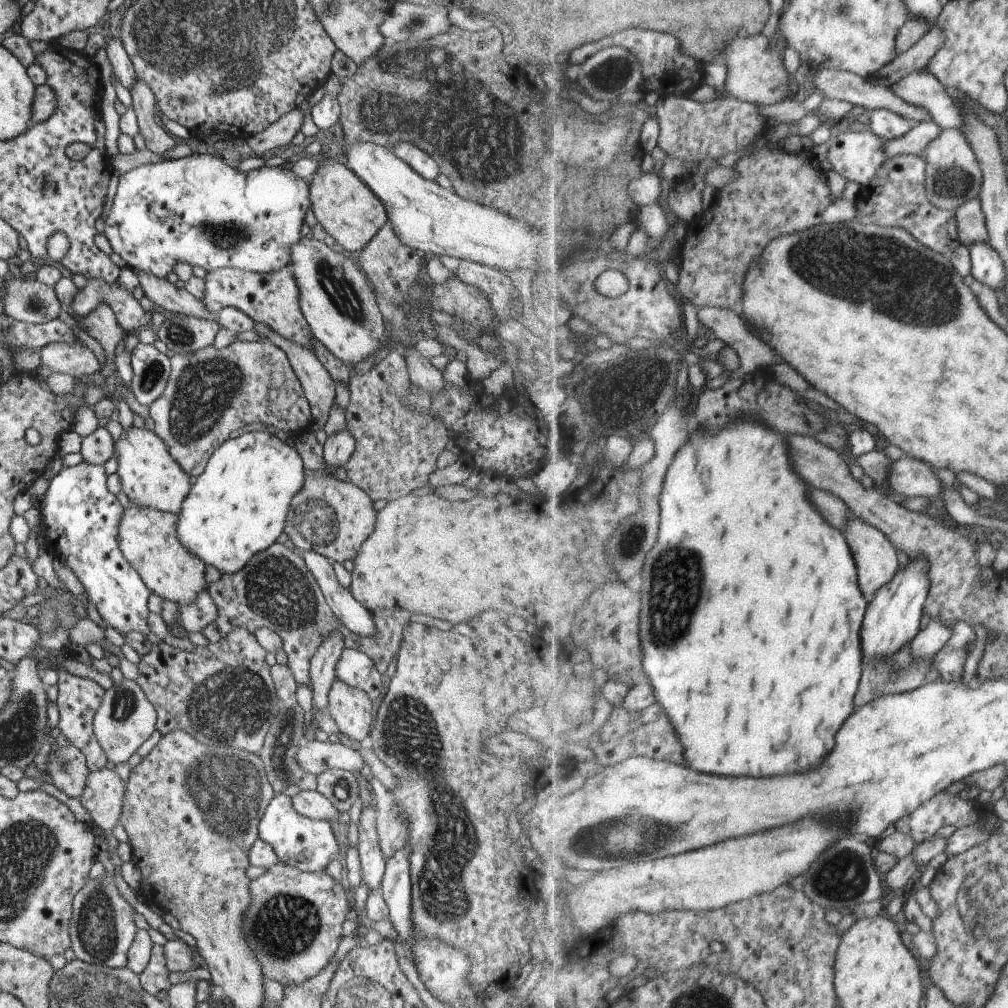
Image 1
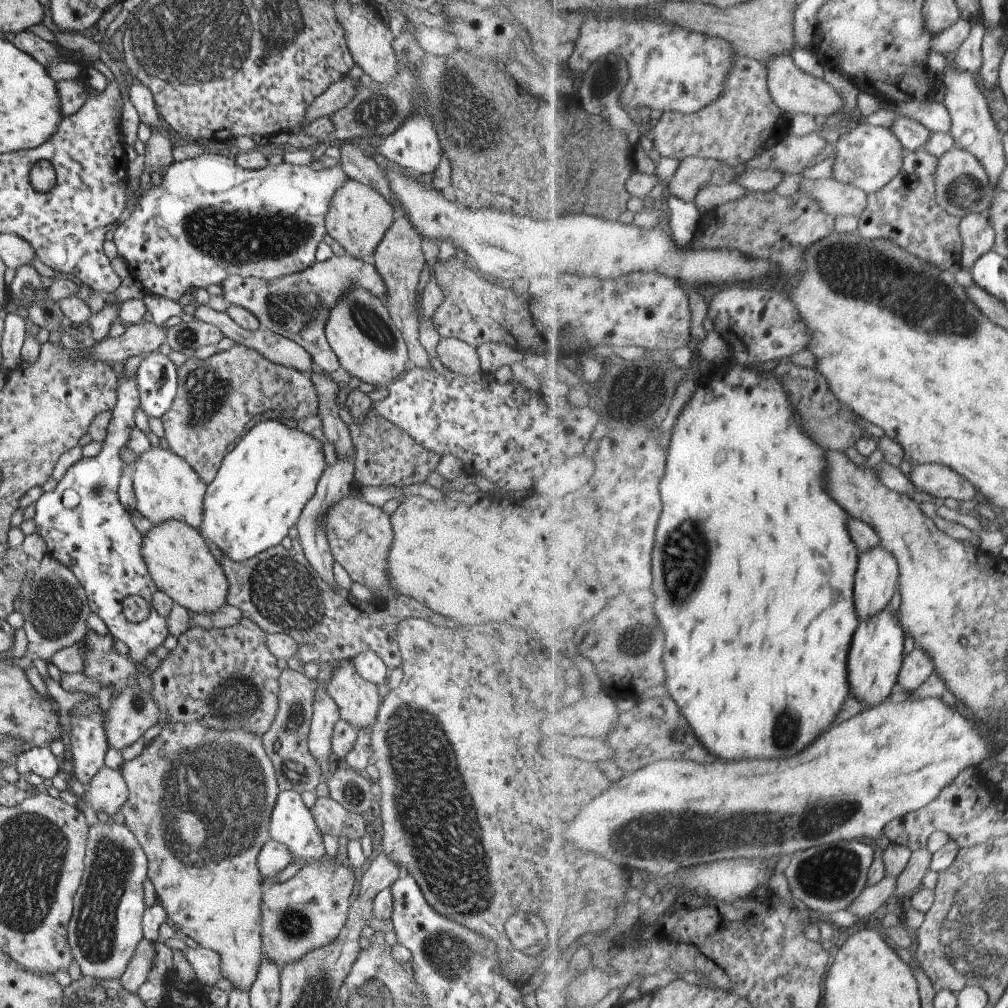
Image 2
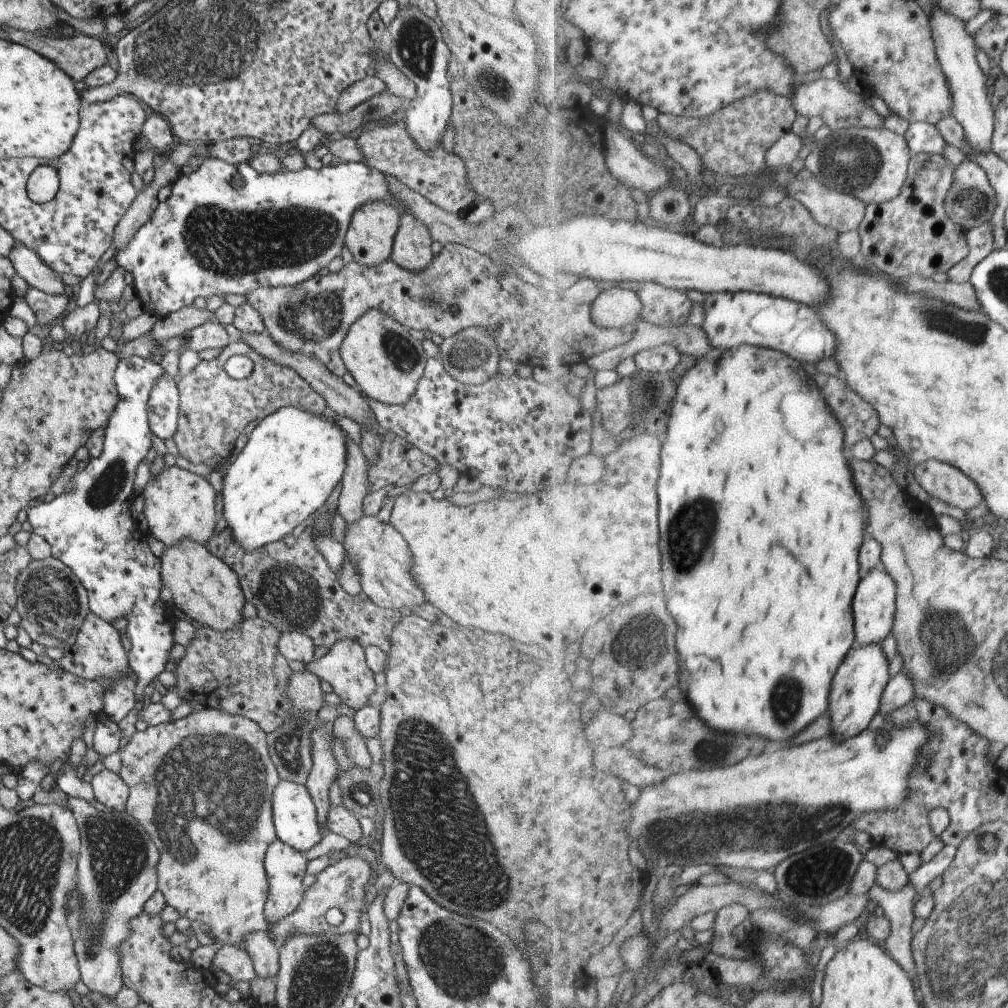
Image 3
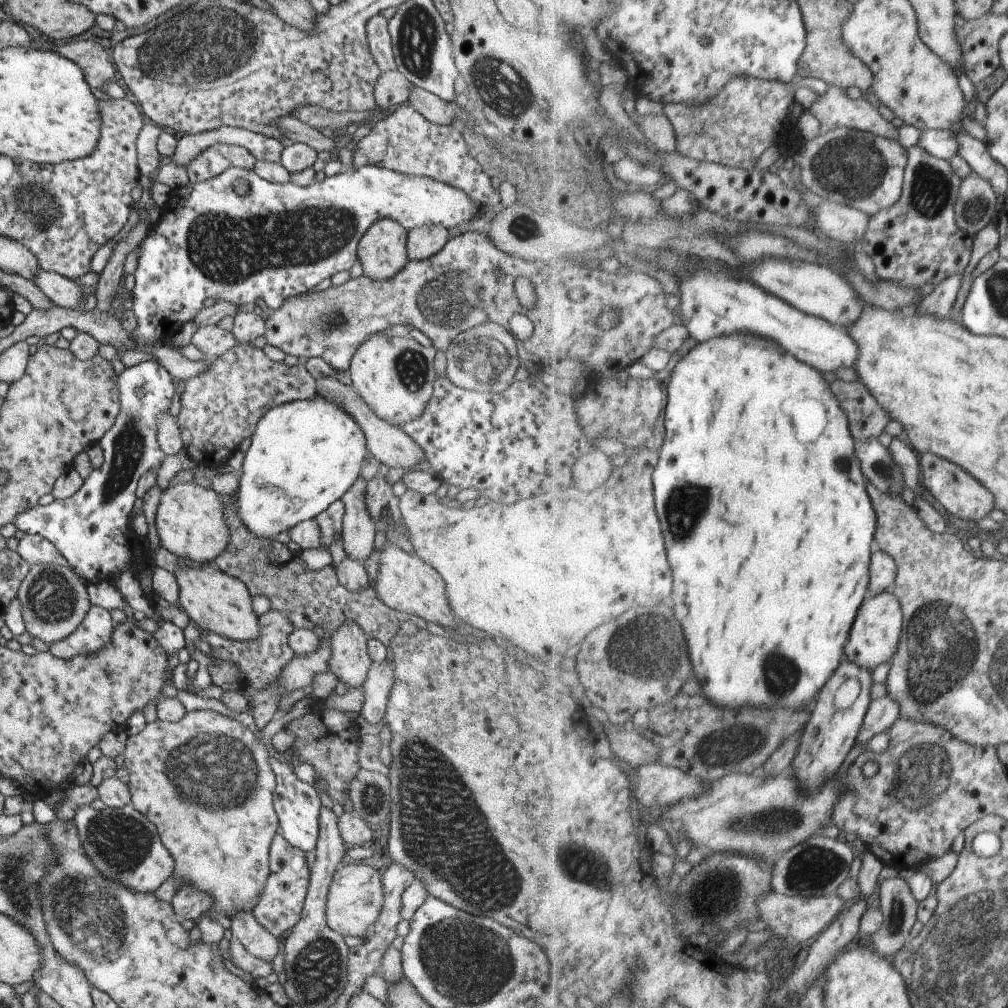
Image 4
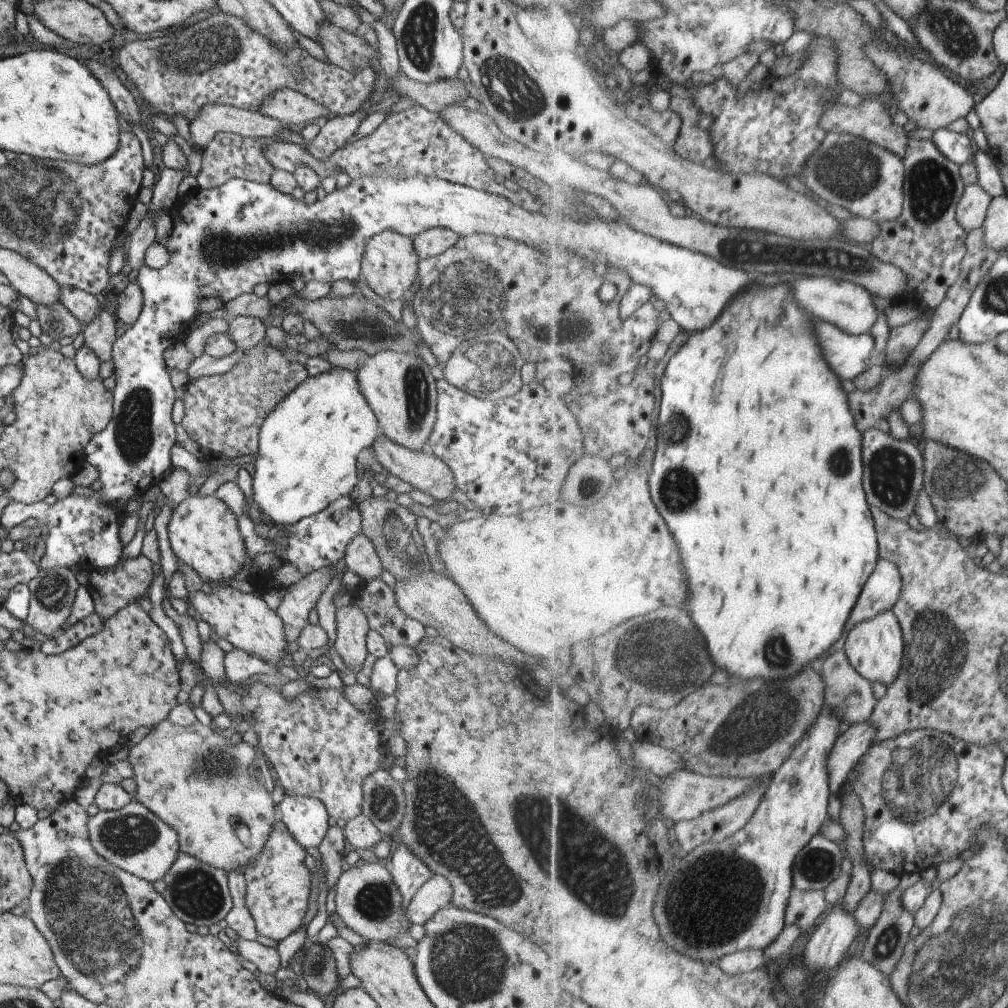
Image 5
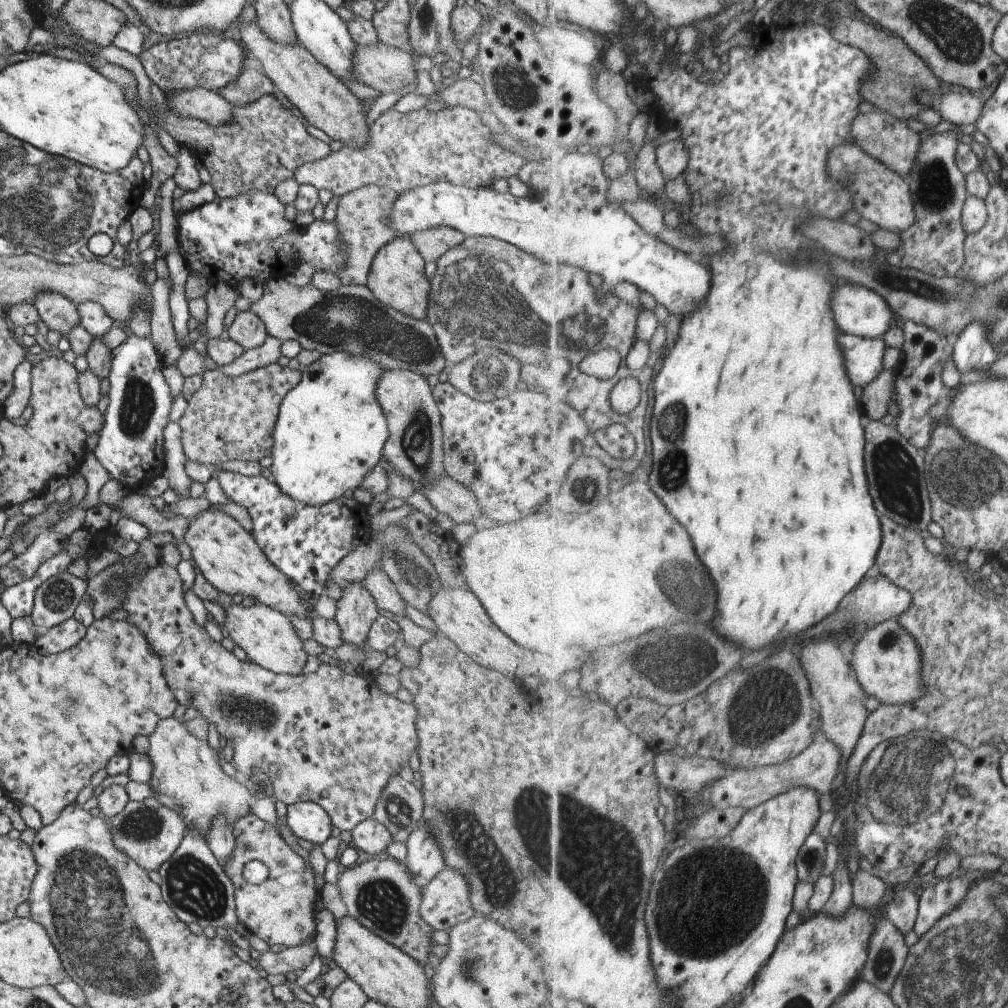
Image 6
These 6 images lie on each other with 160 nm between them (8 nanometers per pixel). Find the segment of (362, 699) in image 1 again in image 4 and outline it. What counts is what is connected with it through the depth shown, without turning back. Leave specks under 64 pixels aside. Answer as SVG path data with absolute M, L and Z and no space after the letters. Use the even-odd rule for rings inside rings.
M345 619L329 636L330 657L328 670L346 688L361 687L372 663L366 649L366 634L354 620Z

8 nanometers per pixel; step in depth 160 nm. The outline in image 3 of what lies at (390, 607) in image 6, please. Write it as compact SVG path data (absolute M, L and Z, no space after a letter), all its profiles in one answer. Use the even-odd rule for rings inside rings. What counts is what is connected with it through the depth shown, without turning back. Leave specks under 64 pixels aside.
M346 439L346 465L337 499L337 513L347 525L354 523L363 512L361 500L368 494L368 464L359 446Z

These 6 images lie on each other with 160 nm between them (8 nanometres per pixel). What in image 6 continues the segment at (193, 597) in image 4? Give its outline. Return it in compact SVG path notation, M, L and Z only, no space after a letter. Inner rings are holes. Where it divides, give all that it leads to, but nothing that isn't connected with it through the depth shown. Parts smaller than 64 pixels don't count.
M252 603L251 606L234 605L225 610L223 624L225 634L246 654L247 660L270 670L276 675L299 675L303 670L305 658L304 641L296 636L294 625L287 615L270 609L262 604Z

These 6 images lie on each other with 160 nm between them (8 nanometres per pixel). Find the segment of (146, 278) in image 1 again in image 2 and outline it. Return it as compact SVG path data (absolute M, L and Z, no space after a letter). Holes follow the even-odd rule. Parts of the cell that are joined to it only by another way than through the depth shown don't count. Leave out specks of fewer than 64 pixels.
M194 303L194 312L193 316L195 319L211 324L218 328L221 332L223 339L233 340L235 345L242 345L246 348L251 348L256 352L259 352L263 358L267 358L273 364L281 364L281 366L287 366L287 368L293 368L293 370L299 370L299 372L307 373L309 370L316 370L309 358L309 354L302 350L295 342L288 340L286 337L278 336L269 330L263 329L262 327L257 328L256 330L243 330L241 326L237 326L229 316L225 313L215 312L211 308L208 308L205 305L200 305Z

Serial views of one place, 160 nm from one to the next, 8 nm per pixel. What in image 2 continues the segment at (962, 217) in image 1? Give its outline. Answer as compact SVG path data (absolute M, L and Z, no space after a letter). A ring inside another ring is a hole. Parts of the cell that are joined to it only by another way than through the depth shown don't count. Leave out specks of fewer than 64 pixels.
M985 213L969 214L961 219L960 234L963 238L961 262L957 268L973 269L981 256L992 252L995 246L995 228L989 224Z

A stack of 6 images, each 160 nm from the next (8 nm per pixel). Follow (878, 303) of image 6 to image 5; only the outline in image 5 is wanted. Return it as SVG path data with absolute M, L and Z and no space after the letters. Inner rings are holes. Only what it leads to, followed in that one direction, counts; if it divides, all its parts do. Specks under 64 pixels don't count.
M832 277L801 278L793 284L797 300L805 304L805 310L815 319L839 326L843 332L853 335L869 333L879 320L879 310L873 302L873 295L859 284Z

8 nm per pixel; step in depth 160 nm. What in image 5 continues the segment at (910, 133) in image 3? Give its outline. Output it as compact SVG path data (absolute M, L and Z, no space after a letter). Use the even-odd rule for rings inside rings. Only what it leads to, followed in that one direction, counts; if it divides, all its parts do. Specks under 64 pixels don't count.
M939 129L934 132L932 142L943 152L945 157L955 162L959 167L972 161L973 142L967 134L959 134L951 130Z

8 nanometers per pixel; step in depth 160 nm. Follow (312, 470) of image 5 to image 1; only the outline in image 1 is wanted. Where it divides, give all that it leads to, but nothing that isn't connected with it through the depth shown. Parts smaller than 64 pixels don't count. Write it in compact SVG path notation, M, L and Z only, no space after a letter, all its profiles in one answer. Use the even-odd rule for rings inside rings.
M263 428L258 430L247 430L246 433L242 433L241 436L233 437L223 442L209 458L207 465L200 476L197 476L195 480L192 480L193 484L186 498L183 500L180 514L176 523L176 536L178 542L189 552L192 553L201 563L210 565L217 569L219 573L224 575L230 575L240 570L244 565L255 555L263 550L266 550L271 544L274 544L277 537L282 533L285 526L285 517L289 509L289 504L292 499L301 491L304 482L304 469L302 460L297 453L294 446L285 444L279 437L272 435L265 431Z

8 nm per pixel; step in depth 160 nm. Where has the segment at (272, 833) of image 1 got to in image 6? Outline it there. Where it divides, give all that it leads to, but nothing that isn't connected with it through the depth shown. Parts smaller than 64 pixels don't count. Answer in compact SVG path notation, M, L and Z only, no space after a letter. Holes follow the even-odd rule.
M311 801L286 805L285 822L293 835L307 842L320 845L331 834L329 816Z

